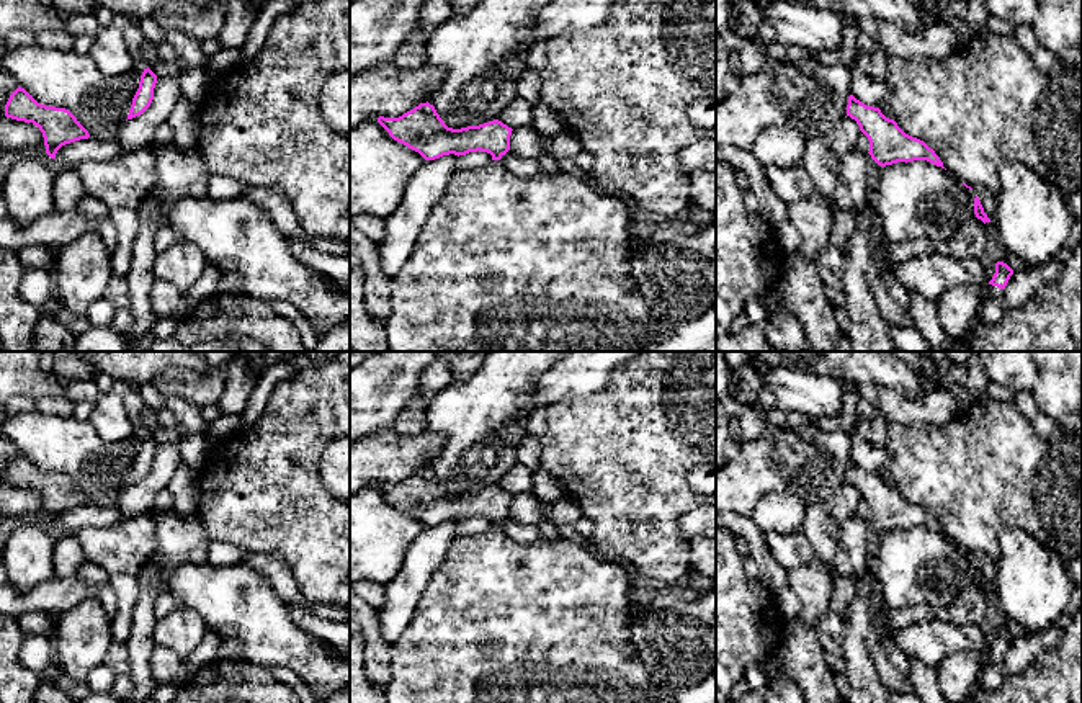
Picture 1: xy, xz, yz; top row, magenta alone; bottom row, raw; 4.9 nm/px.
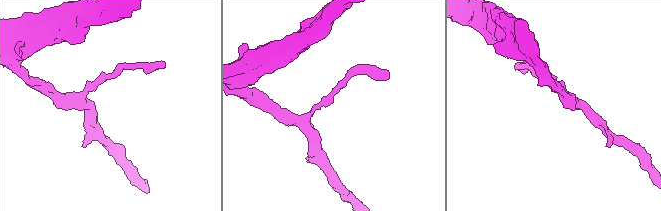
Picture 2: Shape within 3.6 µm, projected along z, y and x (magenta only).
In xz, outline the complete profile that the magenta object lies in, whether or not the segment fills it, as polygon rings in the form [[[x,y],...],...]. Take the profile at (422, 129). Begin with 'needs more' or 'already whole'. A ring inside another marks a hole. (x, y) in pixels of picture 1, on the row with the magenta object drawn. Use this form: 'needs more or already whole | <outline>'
already whole | [[[428,101],[399,118],[379,116],[378,123],[394,141],[418,152],[425,160],[477,150],[490,154],[492,160],[500,160],[510,150],[513,131],[499,119],[461,129],[448,128]]]

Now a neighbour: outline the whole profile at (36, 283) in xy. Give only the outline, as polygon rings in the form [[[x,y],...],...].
[[[31,268],[23,273],[18,293],[25,301],[44,309],[54,283],[56,280],[49,268]]]

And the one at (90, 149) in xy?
[[[88,137],[62,146],[56,154],[56,162],[62,167],[78,167],[83,162],[110,162],[118,159],[119,150],[118,137]]]

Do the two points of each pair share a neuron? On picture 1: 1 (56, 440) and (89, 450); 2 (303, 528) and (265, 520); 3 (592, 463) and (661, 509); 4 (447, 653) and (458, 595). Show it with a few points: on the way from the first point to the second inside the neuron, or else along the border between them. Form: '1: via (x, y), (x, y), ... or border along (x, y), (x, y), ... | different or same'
1: via (64, 447), (80, 450) | same
2: via (293, 520), (275, 520) | same
3: via (608, 463), (615, 463), (644, 492) | same
4: via (458, 638), (458, 610) | same

